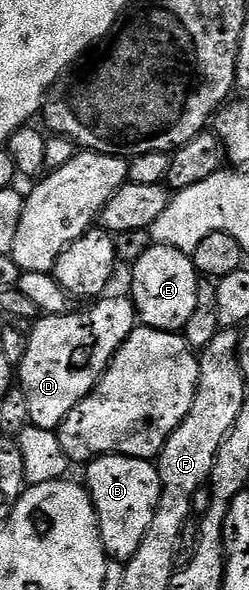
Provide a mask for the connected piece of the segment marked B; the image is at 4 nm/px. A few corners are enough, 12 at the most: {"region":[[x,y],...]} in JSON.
{"region":[[133,456],[87,465],[109,557],[138,554],[160,501],[160,470]]}

